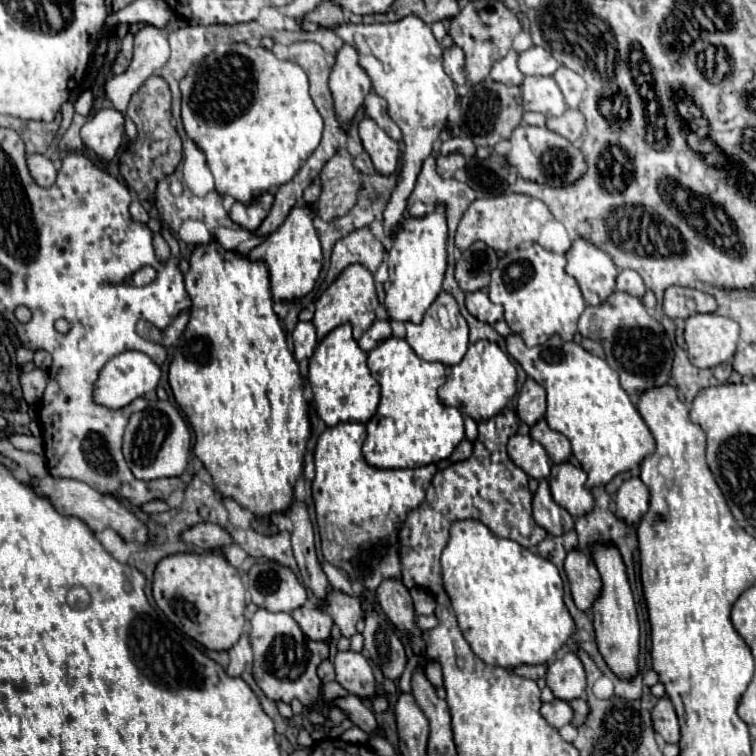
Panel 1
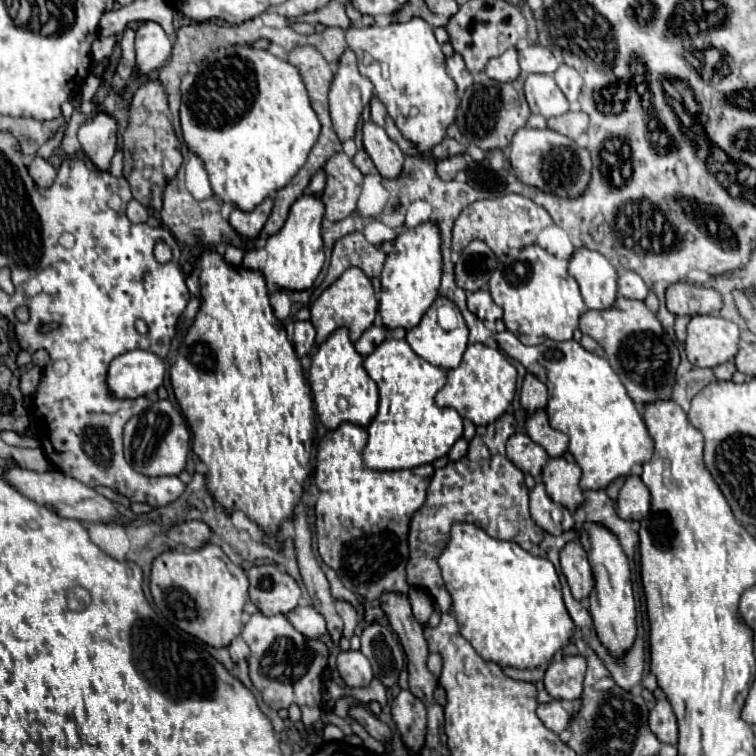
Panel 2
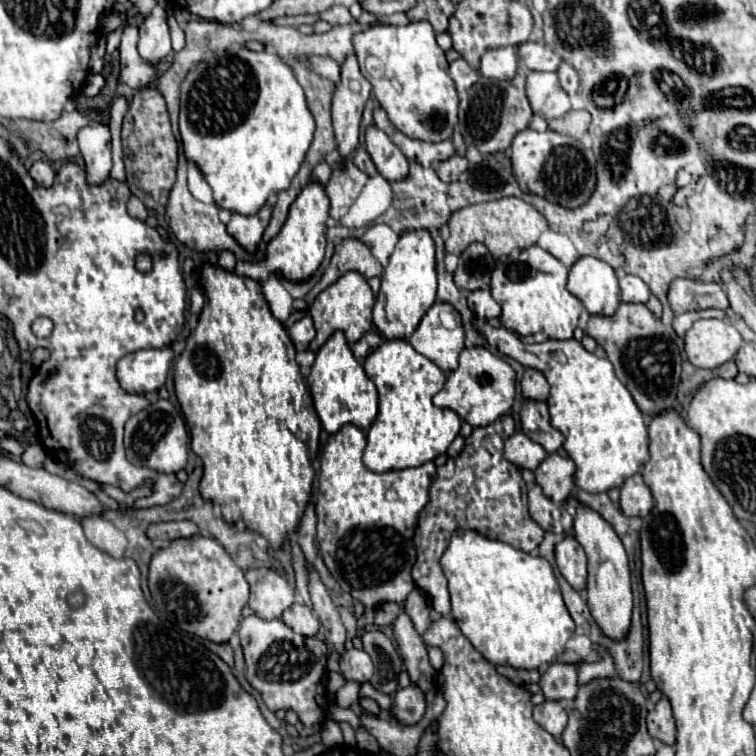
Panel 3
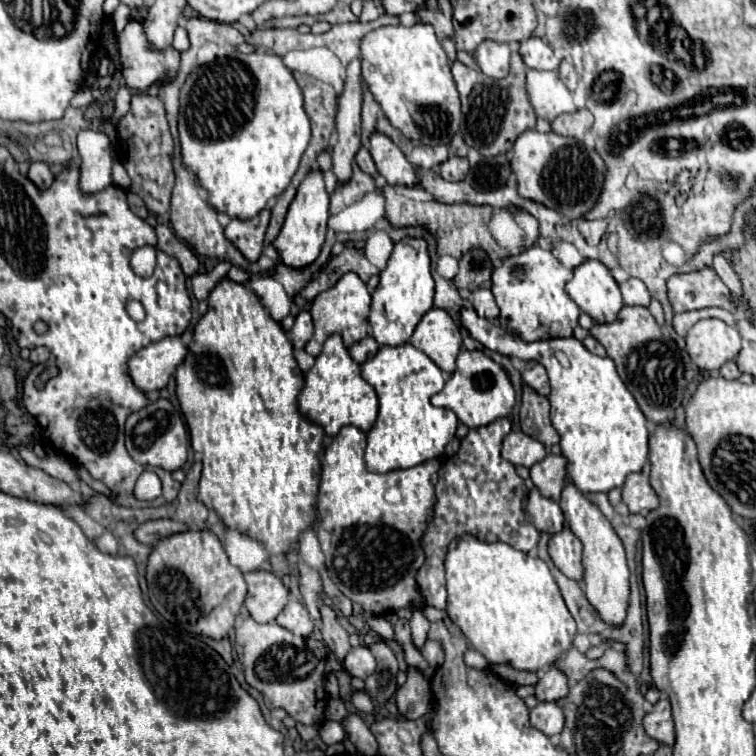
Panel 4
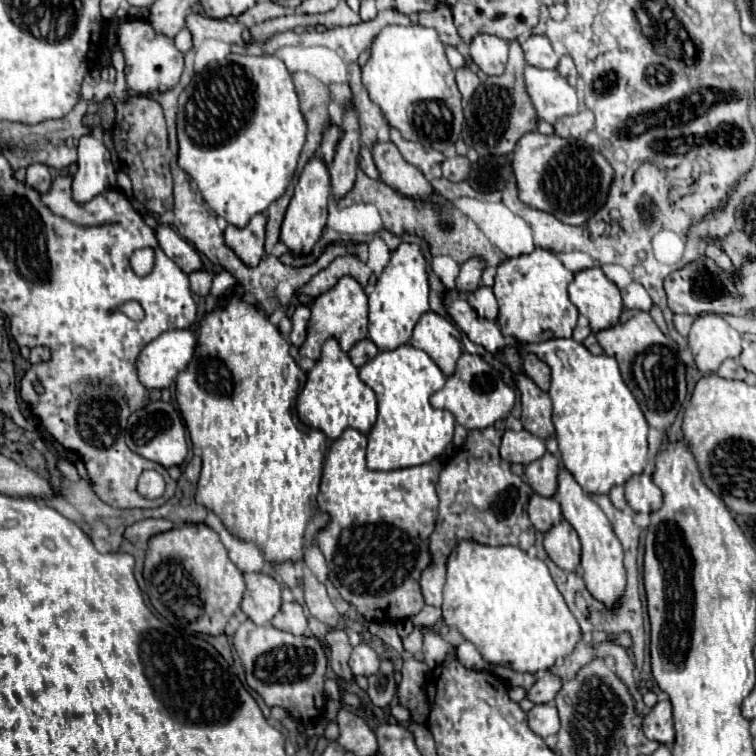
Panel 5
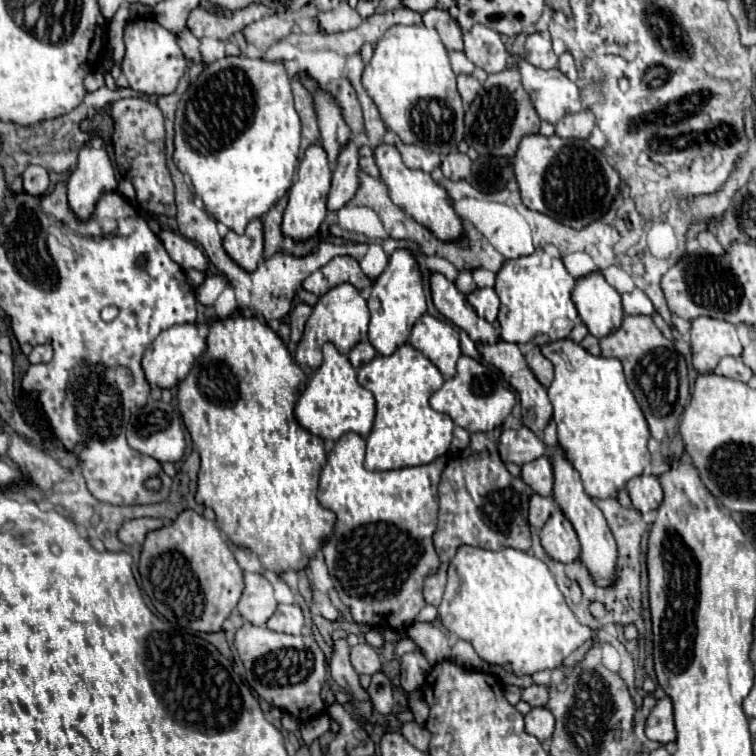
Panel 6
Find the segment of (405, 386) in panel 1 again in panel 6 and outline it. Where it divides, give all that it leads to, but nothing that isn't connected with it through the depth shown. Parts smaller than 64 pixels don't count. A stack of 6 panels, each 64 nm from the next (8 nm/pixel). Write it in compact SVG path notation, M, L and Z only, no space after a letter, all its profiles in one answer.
M410 344L400 346L394 354L390 356L376 356L376 360L370 360L358 370L358 382L368 388L374 398L376 398L376 420L370 436L366 438L366 462L364 468L368 470L396 470L396 468L406 468L406 466L422 466L430 464L438 456L444 456L450 448L452 442L452 430L454 422L448 414L436 412L428 400L430 396L444 384L444 378L440 370L416 348Z

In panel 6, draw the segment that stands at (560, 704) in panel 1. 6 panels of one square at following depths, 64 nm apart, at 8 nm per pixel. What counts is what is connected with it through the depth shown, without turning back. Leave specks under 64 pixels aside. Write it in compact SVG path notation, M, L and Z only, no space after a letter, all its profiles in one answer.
M544 706L532 708L524 716L524 722L526 722L526 732L536 736L540 742L548 740L556 728L556 720L554 720L552 712L548 712L548 708L544 708Z

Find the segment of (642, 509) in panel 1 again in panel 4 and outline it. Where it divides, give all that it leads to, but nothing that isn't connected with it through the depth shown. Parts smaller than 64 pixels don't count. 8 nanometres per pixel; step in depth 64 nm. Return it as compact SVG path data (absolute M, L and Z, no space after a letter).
M638 472L626 478L622 486L622 502L628 506L630 514L646 516L650 510L658 508L658 496L652 490L646 474Z

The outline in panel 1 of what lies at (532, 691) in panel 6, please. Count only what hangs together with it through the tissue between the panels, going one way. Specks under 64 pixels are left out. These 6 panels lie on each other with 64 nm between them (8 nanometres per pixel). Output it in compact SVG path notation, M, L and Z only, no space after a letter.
M568 652L556 658L548 666L546 684L554 692L556 698L566 700L566 702L582 696L586 688L586 676L584 676L584 666L578 660L578 656L574 652Z

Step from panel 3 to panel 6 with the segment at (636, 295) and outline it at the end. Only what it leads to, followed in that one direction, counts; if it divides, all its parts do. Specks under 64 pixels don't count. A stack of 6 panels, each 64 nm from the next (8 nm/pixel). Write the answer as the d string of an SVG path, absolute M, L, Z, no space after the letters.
M634 288L628 294L622 294L622 304L624 304L626 314L652 314L654 312L652 302L640 288Z

